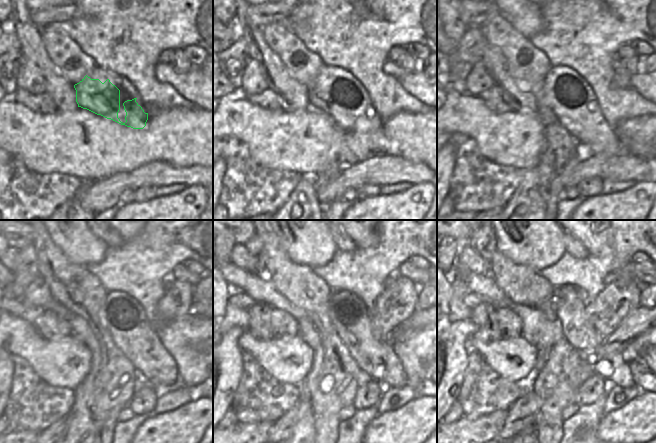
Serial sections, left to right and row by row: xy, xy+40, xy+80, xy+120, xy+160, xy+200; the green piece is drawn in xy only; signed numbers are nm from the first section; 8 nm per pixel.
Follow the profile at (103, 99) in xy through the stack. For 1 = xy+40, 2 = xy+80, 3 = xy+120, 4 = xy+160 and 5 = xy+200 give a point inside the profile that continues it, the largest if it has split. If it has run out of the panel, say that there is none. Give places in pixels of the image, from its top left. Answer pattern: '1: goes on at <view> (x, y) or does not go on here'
1: goes on at xy+40 (328, 98)
2: goes on at xy+80 (592, 130)
3: goes on at xy+120 (148, 356)
4: goes on at xy+160 (374, 356)
5: goes on at xy+200 (613, 367)

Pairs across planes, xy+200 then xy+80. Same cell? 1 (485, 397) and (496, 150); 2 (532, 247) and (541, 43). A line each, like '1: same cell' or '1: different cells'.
1: different cells
2: different cells

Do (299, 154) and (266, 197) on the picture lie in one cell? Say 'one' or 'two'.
two

